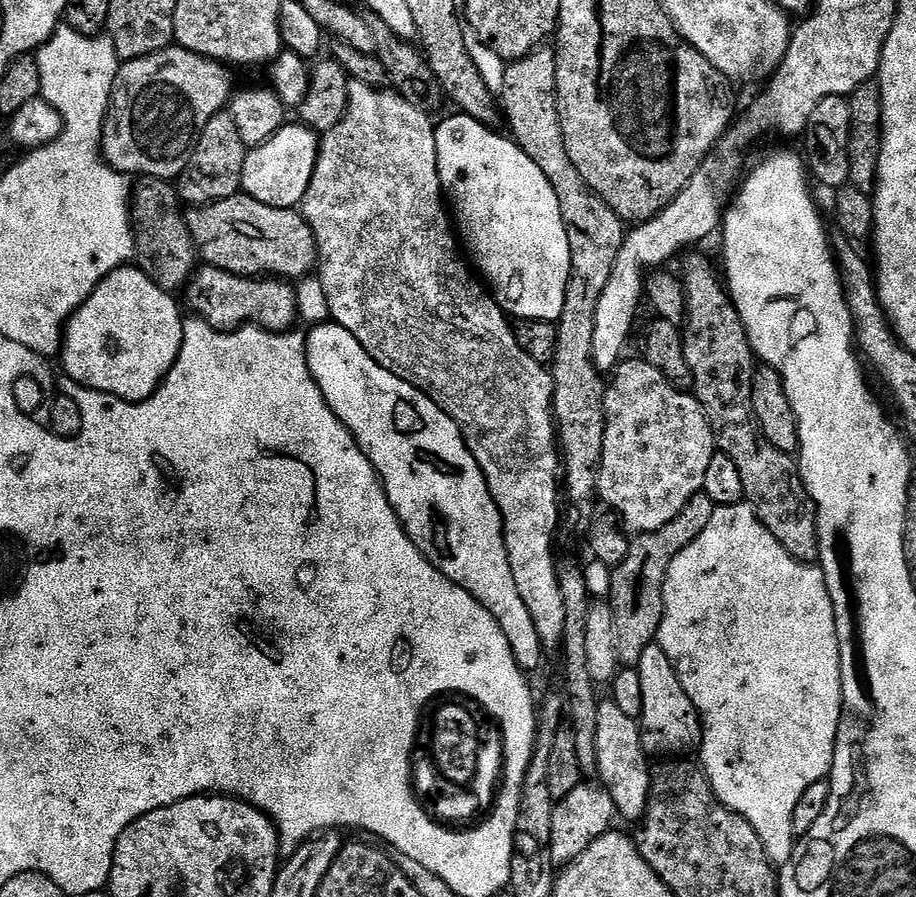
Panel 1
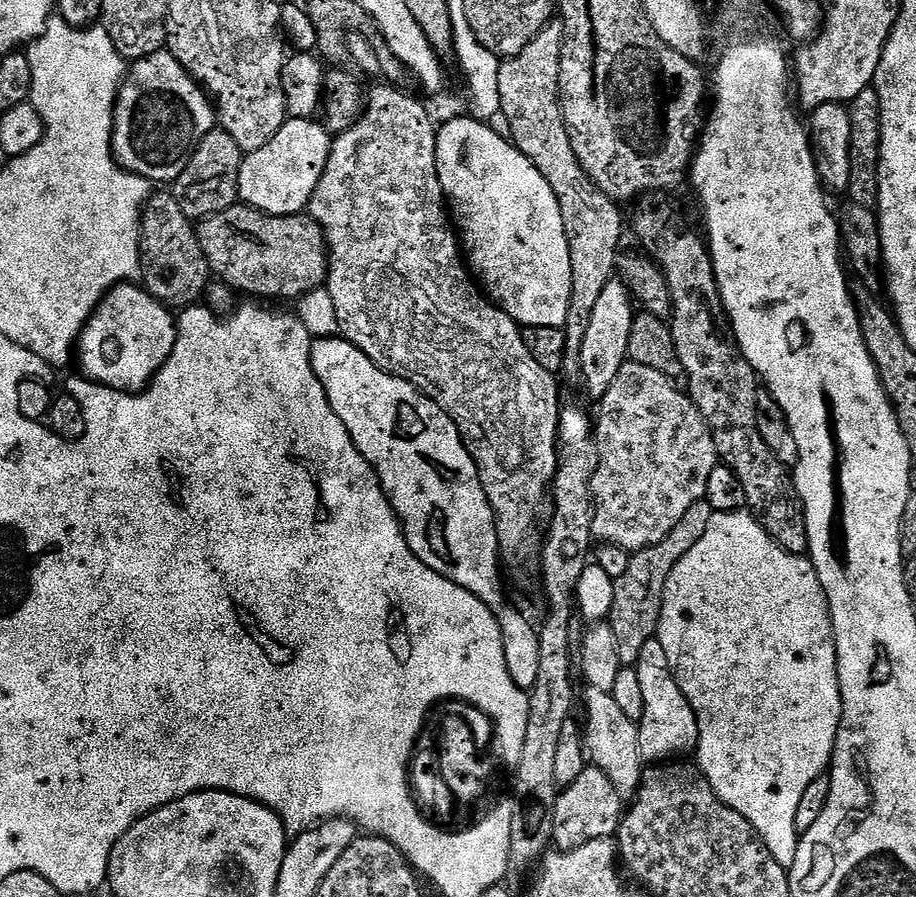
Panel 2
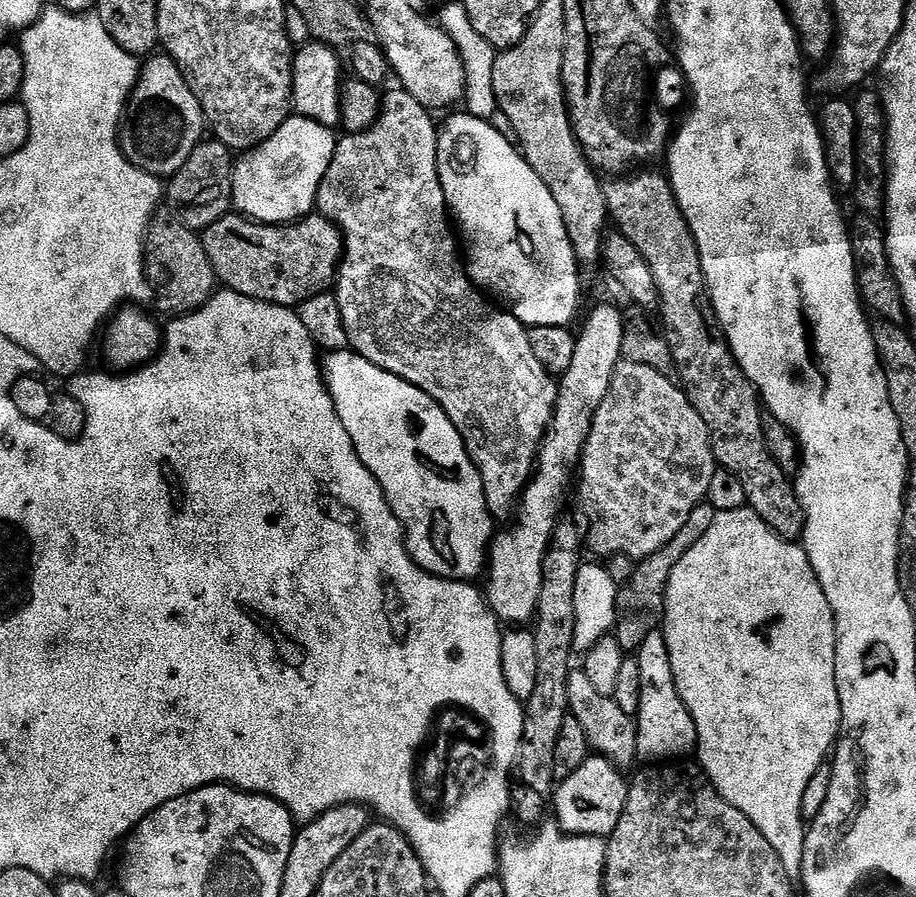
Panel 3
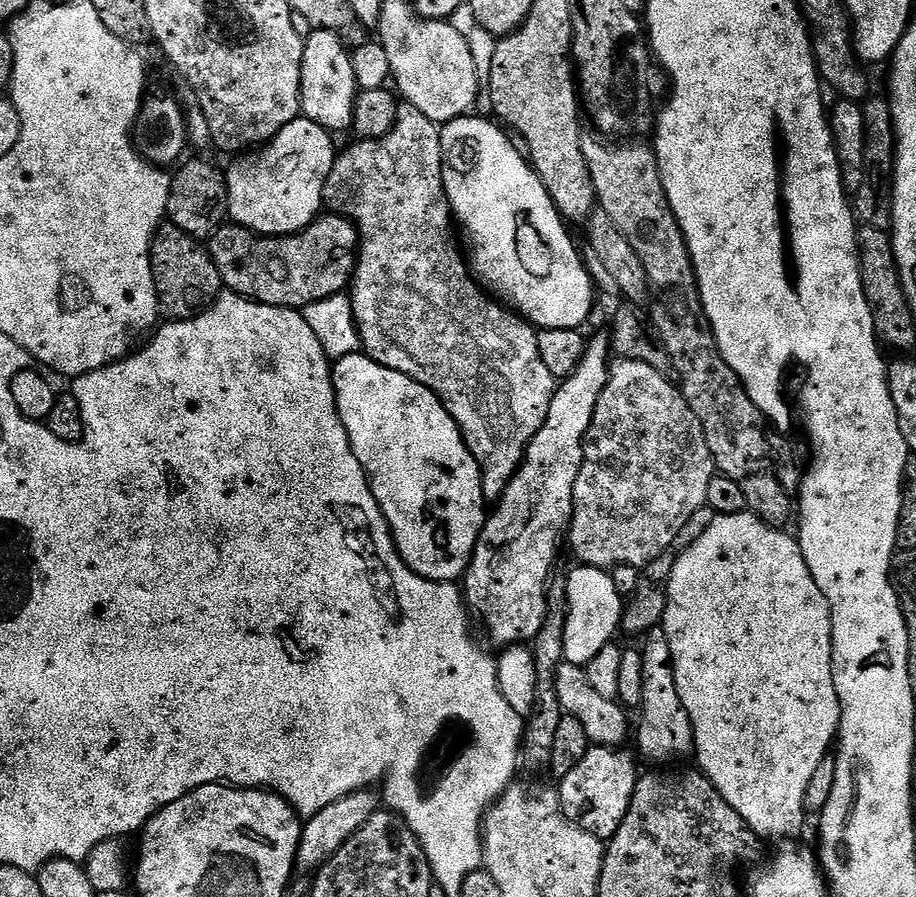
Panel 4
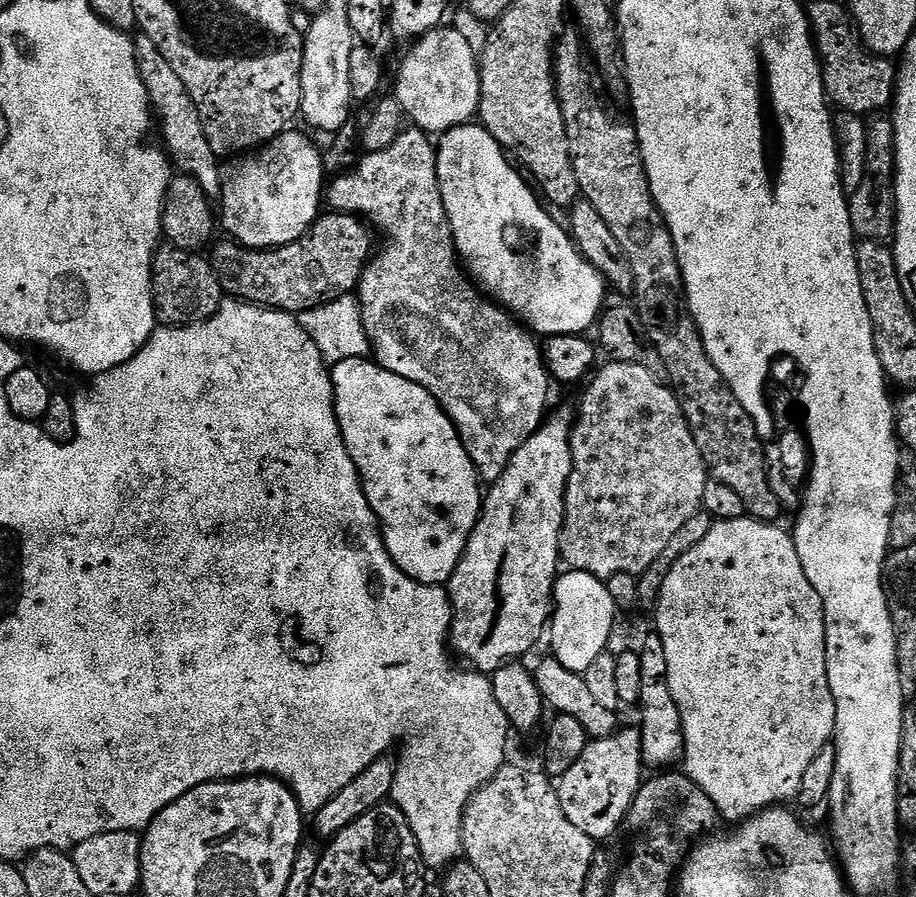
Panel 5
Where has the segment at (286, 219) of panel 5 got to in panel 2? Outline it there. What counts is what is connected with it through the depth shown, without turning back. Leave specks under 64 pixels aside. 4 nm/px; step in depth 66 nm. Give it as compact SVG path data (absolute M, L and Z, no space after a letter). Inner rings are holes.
M290 118L262 150L254 150L243 157L238 174L239 199L243 203L271 216L298 216L307 209L326 170L333 142L327 127L316 123L315 119Z

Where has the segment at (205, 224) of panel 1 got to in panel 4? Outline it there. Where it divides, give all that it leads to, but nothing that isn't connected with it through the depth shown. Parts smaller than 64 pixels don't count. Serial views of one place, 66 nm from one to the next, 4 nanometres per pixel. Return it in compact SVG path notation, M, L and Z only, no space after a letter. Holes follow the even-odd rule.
M321 214L308 228L293 236L260 236L231 222L218 227L207 241L208 255L220 275L220 283L229 292L252 300L255 304L302 310L310 302L322 302L322 298L341 295L351 285L358 259L356 227L344 216Z

